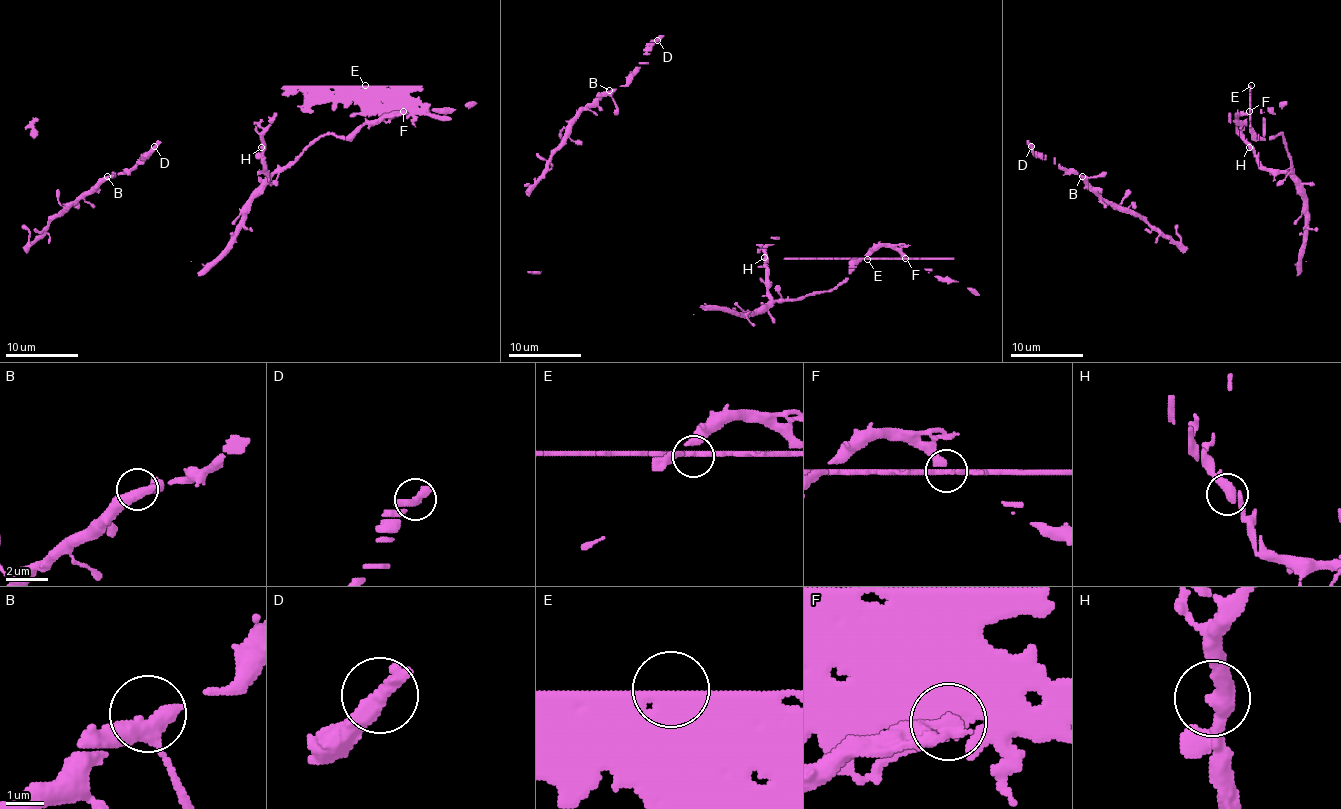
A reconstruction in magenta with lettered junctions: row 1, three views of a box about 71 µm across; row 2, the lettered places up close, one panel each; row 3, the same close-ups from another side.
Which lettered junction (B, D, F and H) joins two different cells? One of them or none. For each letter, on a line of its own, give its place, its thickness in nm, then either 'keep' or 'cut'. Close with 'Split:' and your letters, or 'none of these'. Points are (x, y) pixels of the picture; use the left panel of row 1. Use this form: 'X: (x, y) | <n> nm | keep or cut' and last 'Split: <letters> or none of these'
B: (107, 176) | 440 nm | keep
D: (154, 146) | 550 nm | keep
F: (403, 111) | 500 nm | cut
H: (261, 147) | 400 nm | keep
Split: F

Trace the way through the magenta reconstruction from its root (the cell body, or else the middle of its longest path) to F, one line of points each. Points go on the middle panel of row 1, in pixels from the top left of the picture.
F: (766, 259), (767, 292), (775, 299), (802, 299), (837, 288), (867, 254), (867, 257), (906, 257)

